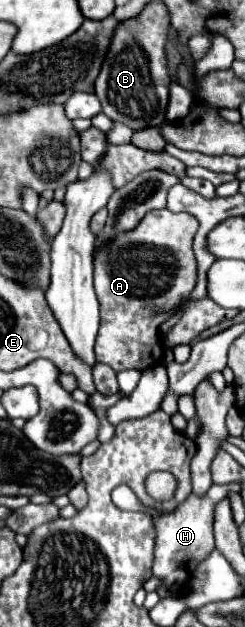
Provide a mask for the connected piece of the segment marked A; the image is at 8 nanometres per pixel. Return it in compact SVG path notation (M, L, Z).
M169 209L149 211L135 231L119 235L107 247L95 253L95 291L101 303L101 327L95 343L97 361L117 373L123 369L145 371L163 361L163 343L159 327L185 303L197 283L197 259L193 255L193 237L199 221L189 213L171 213Z

